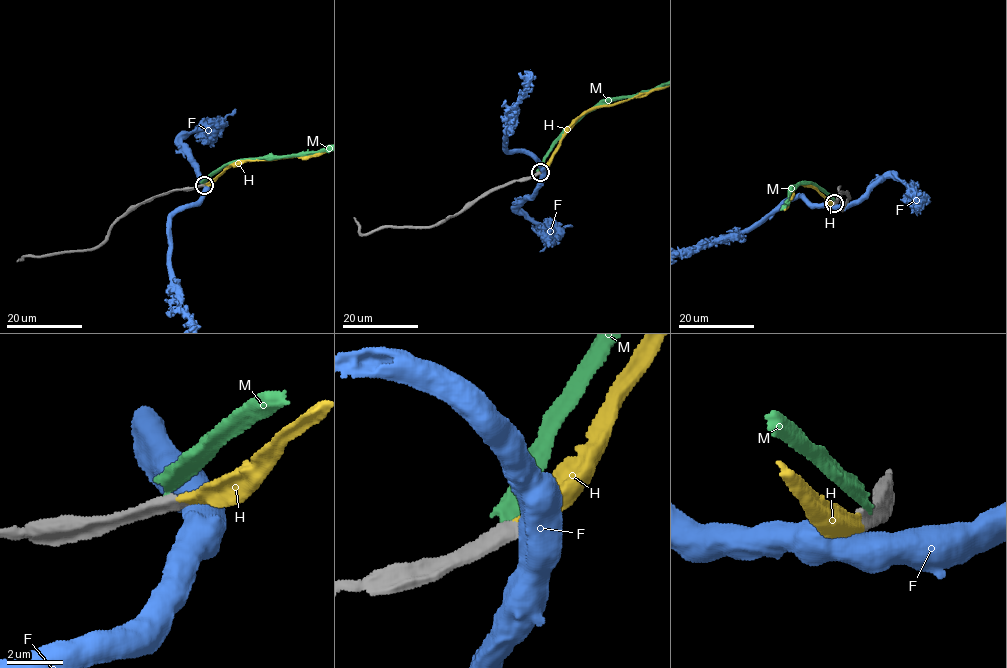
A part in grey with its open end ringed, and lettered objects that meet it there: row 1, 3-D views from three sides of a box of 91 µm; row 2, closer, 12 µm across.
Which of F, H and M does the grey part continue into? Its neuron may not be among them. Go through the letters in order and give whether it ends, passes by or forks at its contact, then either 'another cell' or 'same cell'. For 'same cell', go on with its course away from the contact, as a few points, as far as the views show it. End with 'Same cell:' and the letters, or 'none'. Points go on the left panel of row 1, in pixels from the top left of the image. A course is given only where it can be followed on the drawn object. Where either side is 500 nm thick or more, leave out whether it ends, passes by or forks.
F: another cell
H: it ends | same cell
M: another cell
Same cell: H

